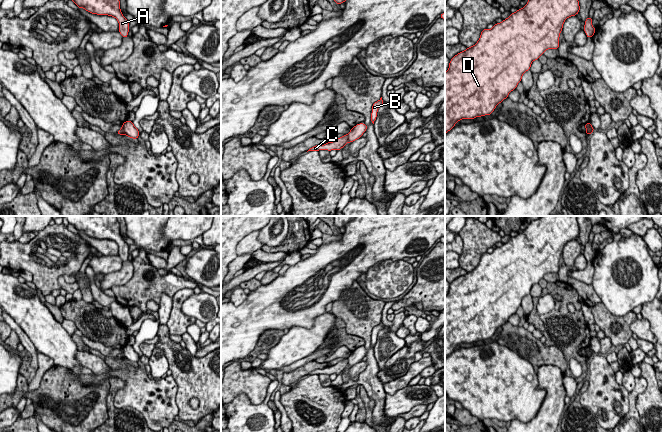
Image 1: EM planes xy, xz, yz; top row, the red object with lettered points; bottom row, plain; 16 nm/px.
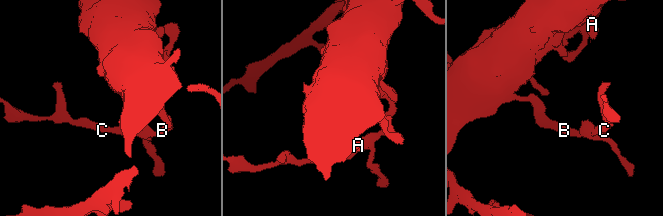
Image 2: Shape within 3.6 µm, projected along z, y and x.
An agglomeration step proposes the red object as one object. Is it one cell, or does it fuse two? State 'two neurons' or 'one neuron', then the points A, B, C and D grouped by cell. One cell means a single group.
two neurons; A B D / C

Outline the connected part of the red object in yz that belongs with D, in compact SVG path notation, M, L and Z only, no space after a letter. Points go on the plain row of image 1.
M541 216L531 221L522 233L511 237L502 246L496 247L492 253L482 254L477 267L455 279L445 296L445 358L457 345L491 339L495 331L516 313L523 298L530 294L534 284L538 284L548 273L559 272L559 261L565 244L576 240L579 235L577 216Z

